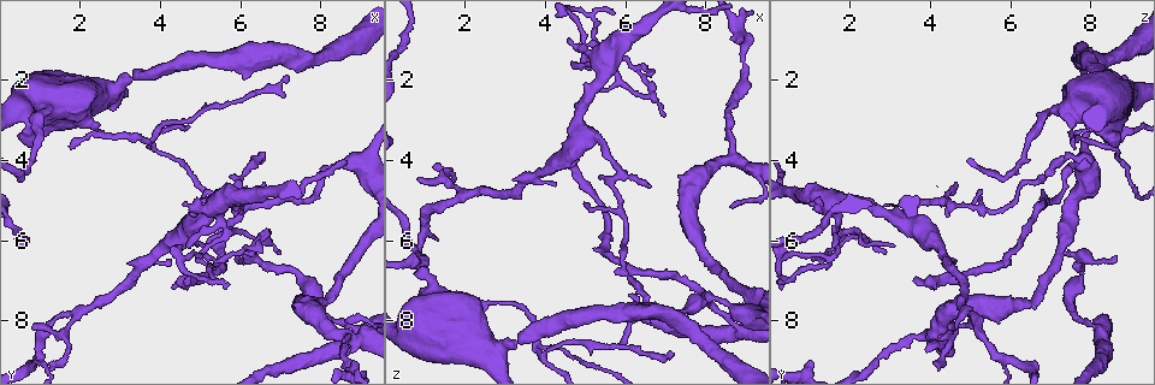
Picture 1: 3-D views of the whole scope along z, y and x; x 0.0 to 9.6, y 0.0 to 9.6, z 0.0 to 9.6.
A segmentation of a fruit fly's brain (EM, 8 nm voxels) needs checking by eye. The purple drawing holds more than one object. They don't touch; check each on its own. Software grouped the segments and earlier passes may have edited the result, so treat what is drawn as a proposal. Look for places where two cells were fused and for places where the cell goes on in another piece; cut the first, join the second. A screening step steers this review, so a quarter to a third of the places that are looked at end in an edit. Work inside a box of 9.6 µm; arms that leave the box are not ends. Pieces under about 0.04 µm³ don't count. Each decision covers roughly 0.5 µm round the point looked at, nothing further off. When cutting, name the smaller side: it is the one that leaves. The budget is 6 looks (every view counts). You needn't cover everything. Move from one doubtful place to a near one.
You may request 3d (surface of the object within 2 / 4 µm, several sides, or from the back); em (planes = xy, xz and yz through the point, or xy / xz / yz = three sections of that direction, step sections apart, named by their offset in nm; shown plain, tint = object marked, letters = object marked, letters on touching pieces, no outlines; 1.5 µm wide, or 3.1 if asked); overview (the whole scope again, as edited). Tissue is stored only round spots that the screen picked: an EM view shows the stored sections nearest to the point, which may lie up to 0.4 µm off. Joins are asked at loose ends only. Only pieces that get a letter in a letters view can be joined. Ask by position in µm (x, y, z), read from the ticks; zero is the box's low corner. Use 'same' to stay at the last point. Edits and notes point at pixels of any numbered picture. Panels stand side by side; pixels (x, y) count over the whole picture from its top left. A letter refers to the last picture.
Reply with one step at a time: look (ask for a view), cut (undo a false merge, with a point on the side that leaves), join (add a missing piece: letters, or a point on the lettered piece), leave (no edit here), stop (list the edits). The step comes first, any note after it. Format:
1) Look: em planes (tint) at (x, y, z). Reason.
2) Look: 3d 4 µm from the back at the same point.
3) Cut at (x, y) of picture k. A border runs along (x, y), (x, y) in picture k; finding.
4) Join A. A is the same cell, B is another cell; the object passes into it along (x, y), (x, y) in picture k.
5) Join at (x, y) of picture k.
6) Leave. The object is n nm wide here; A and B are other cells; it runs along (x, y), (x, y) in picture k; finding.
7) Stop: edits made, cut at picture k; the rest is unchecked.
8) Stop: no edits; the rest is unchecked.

Look: em planes (tint) at (2.05, 7.80, 4.80).

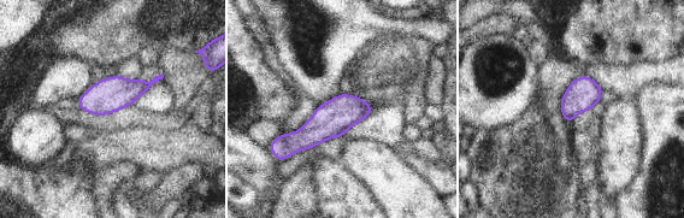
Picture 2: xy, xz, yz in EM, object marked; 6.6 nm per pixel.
Look: em planes (letters) at the same point. See the neighbours.

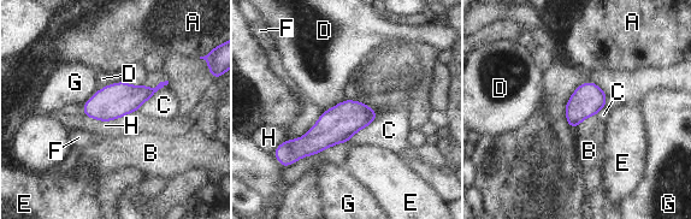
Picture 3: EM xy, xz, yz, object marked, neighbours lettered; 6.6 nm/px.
Leave. The longest contact is with C, 280 nm; A, B, C, D, E, F, G and H are other cells; a border runs along (348, 99), (337, 102), (323, 112) in picture 3; all the same cell.

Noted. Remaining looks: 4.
Look: em xy step 4 (letters) at (7.20, 1.95, 8.80). An open end.

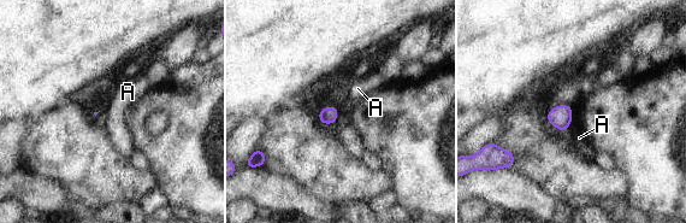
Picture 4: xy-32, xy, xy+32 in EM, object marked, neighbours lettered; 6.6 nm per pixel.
Look: em planes (letters) at the same point. Another direction.

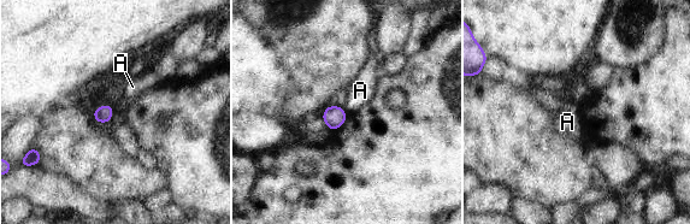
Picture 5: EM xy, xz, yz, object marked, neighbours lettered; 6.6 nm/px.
Leave. A is another cell; a border runs along (113, 105), (110, 122) in picture 5; no lettered piece goes on from it.

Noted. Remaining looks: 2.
Stop: no edits; the rest is unchecked.

